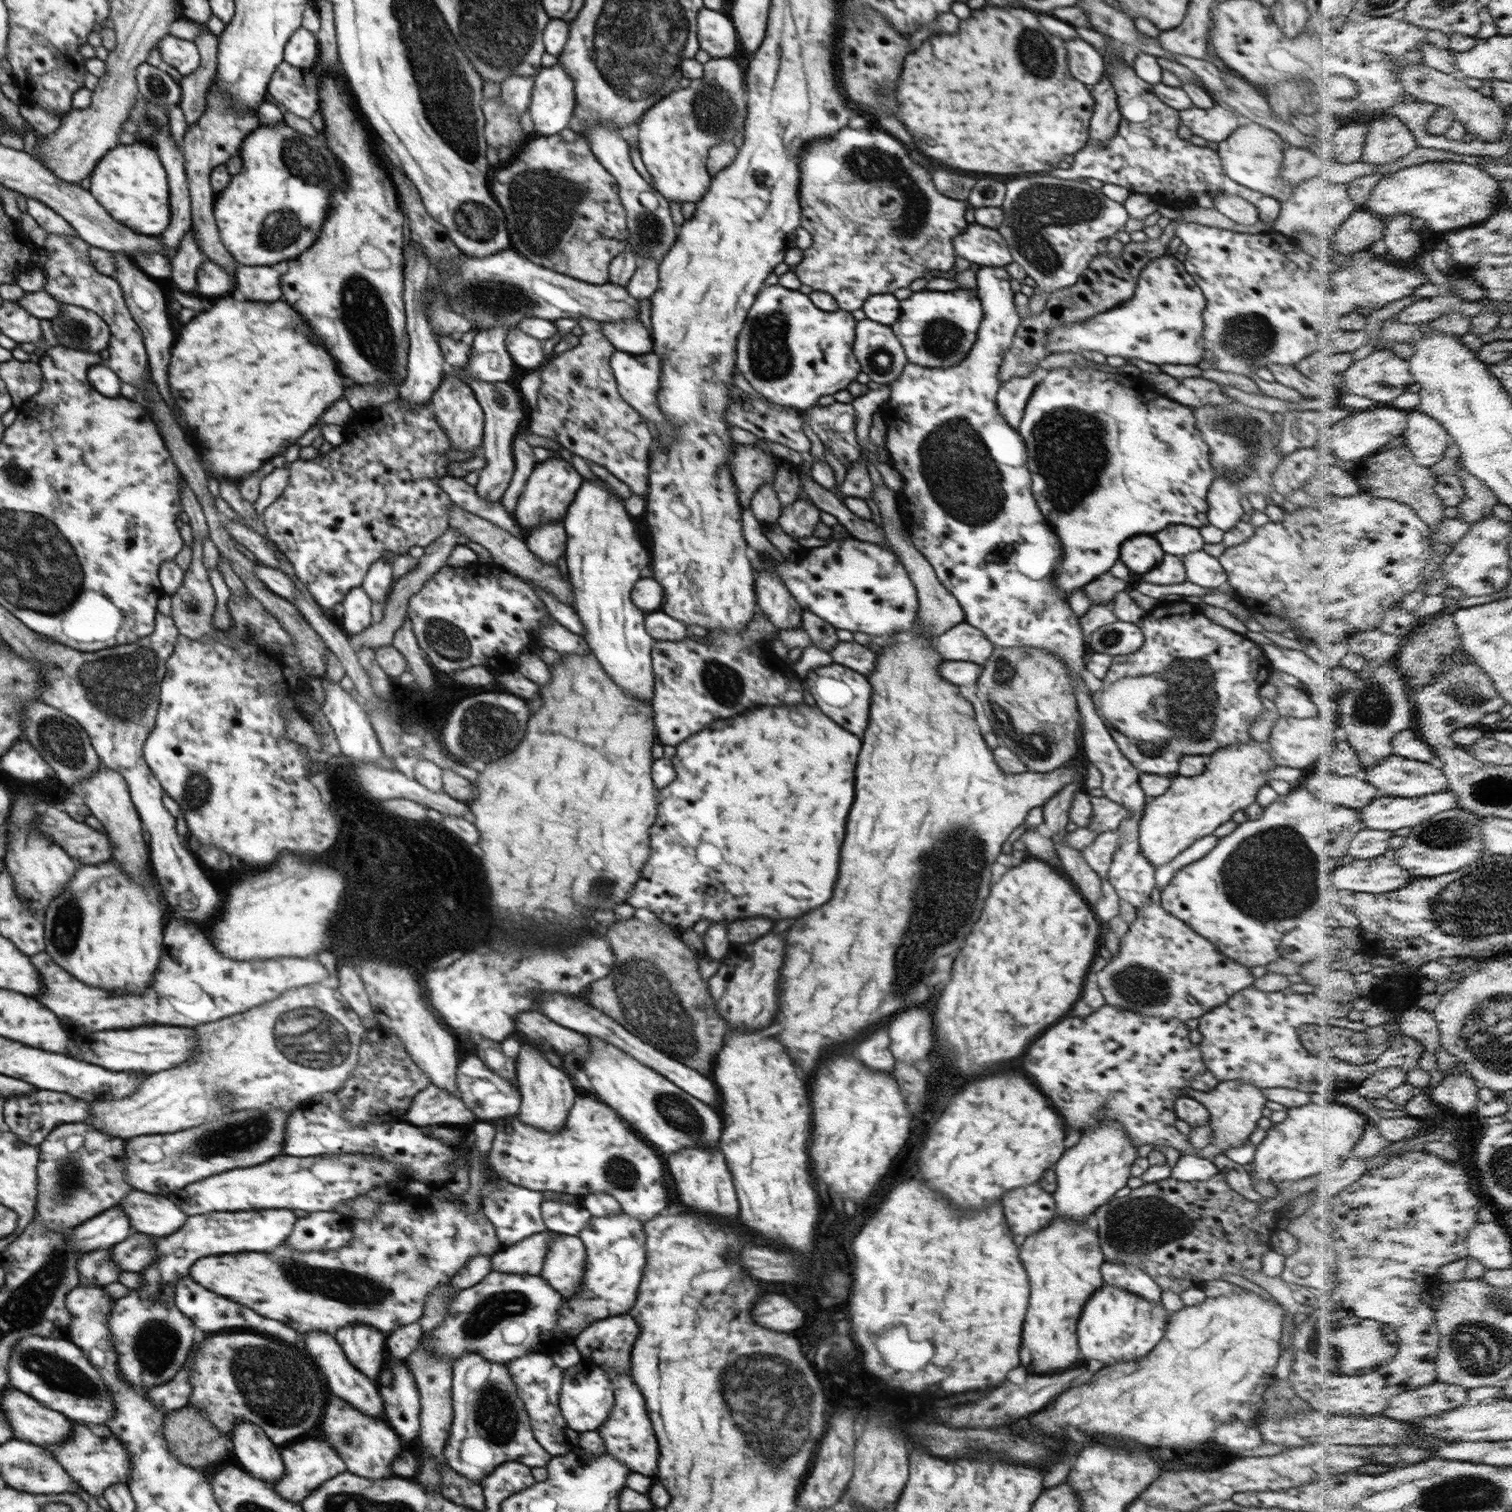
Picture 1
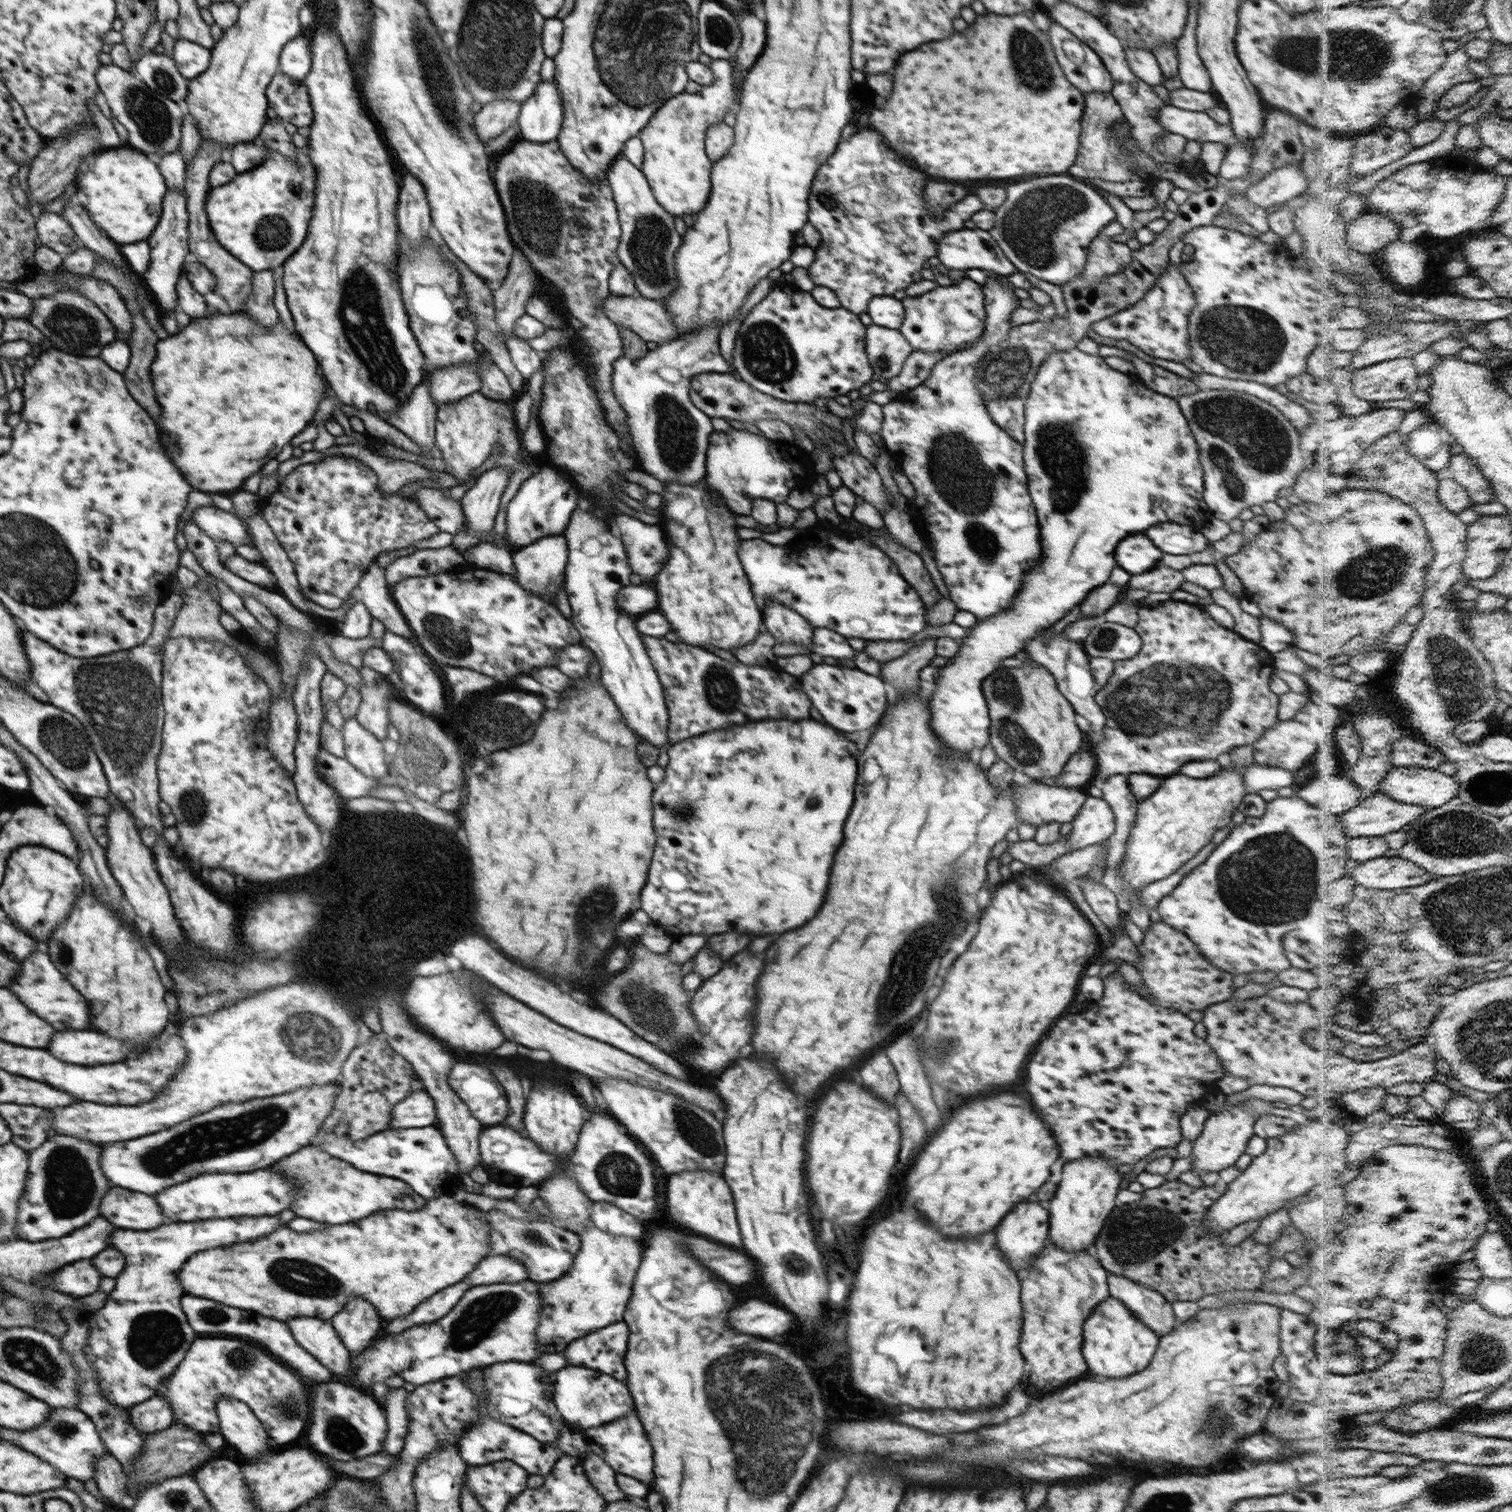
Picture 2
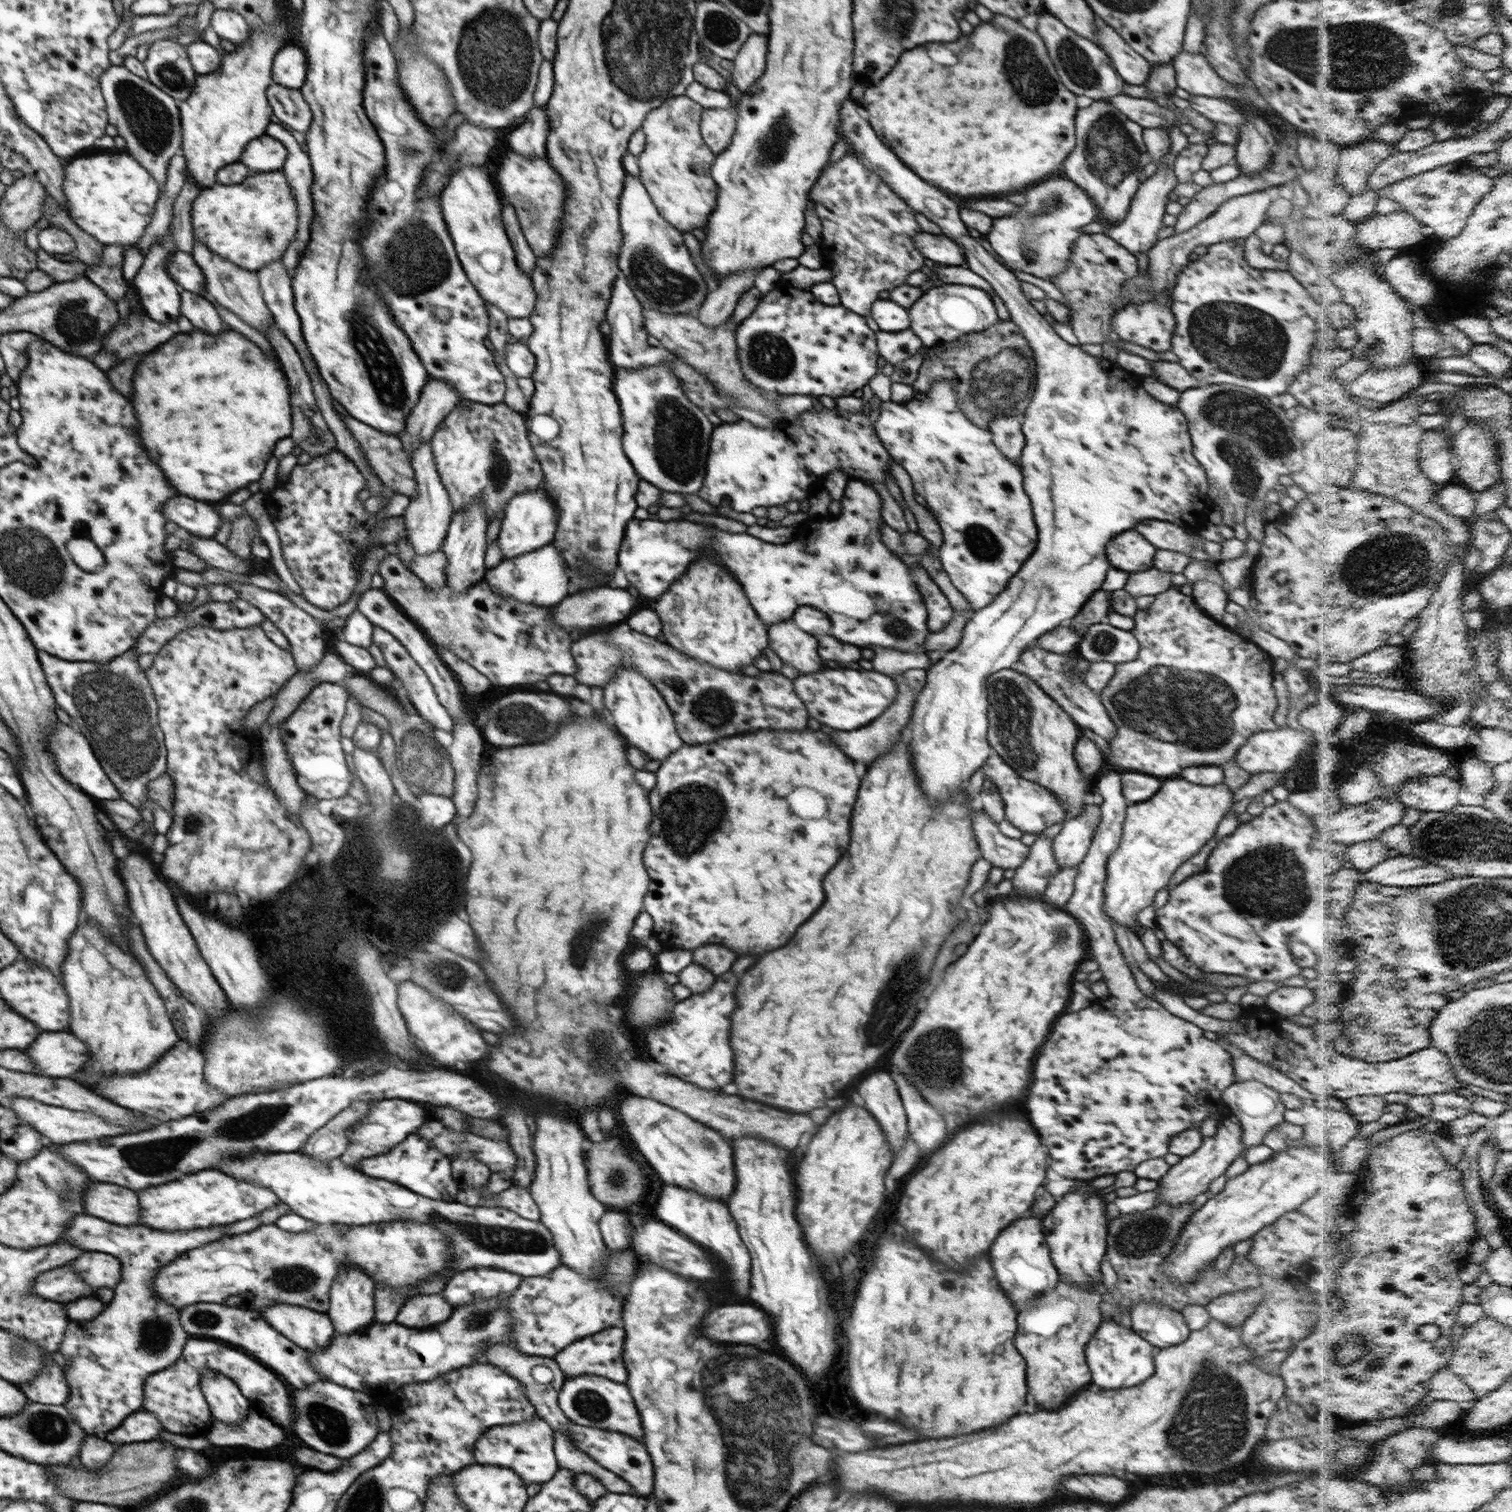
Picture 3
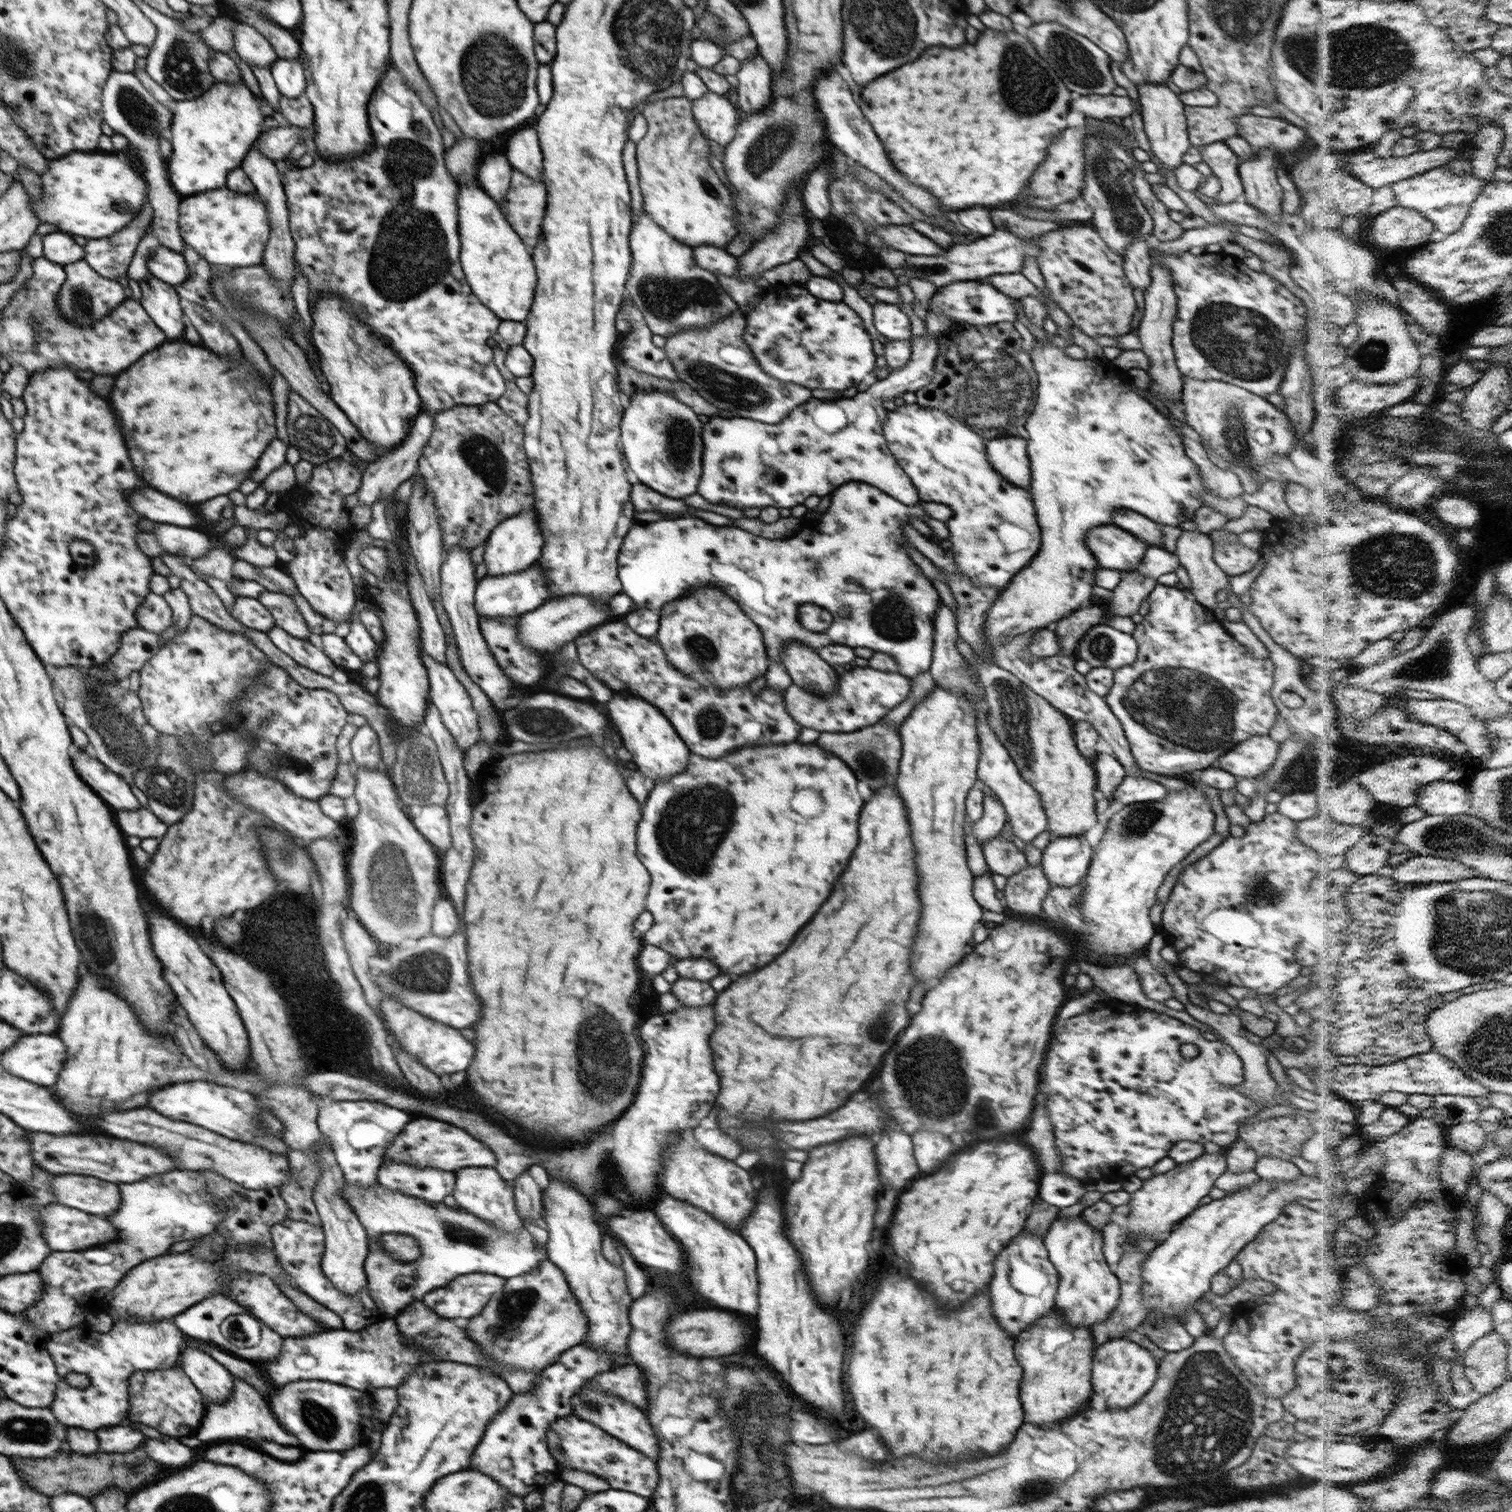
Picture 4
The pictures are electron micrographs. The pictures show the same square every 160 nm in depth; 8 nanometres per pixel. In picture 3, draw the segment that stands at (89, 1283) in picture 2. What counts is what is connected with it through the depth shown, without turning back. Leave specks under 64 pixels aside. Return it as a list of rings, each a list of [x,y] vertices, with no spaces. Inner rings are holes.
[[[68,1264],[38,1275],[31,1287],[46,1302],[58,1304],[70,1304],[80,1297],[94,1295],[94,1290],[90,1290],[90,1286],[79,1274],[74,1274]]]

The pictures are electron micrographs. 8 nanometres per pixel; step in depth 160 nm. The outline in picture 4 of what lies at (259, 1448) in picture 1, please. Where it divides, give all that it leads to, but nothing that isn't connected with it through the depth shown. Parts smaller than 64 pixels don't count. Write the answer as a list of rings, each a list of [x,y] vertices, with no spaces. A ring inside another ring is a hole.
[[[184,1346],[181,1350],[182,1369],[206,1403],[223,1403],[233,1391],[234,1378],[217,1360],[198,1348]]]

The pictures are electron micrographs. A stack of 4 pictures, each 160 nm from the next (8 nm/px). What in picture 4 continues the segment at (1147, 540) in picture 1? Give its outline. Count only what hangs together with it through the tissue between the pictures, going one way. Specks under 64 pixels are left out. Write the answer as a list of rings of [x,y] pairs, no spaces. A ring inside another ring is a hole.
[[[1112,524],[1092,528],[1090,534],[1086,534],[1086,546],[1096,556],[1098,564],[1110,570],[1134,570],[1146,552],[1144,542],[1136,540],[1130,532]]]

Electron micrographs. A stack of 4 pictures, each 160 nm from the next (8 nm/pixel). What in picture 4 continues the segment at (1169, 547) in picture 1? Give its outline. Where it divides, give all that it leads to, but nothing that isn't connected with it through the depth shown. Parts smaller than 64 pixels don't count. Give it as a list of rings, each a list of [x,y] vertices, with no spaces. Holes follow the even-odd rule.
[[[1118,509],[1112,516],[1112,522],[1124,530],[1128,530],[1130,534],[1134,534],[1136,538],[1140,538],[1142,542],[1150,542],[1150,546],[1154,546],[1156,542],[1160,542],[1158,546],[1163,546],[1163,532],[1157,523],[1146,516],[1137,512],[1130,512],[1128,509]]]

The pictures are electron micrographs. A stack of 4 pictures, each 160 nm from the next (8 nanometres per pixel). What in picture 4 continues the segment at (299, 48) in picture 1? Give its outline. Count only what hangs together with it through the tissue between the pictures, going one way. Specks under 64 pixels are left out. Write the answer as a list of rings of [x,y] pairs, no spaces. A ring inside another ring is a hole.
[[[302,57],[295,58],[295,60],[278,58],[276,62],[273,62],[270,70],[282,96],[296,98],[305,94],[307,84],[303,73],[303,60]]]

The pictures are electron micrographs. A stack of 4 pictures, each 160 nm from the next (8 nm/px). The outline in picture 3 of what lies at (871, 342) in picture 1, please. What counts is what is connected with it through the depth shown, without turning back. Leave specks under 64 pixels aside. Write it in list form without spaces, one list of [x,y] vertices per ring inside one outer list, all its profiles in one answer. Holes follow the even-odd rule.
[[[910,328],[900,332],[880,330],[876,334],[879,357],[893,366],[914,356],[923,347],[922,340]]]

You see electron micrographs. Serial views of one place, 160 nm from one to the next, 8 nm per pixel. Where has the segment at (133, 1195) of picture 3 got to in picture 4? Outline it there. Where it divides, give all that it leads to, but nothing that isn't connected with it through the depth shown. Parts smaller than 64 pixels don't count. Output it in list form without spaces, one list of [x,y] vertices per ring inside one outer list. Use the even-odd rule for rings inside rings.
[[[56,1175],[49,1183],[58,1203],[88,1214],[108,1218],[121,1204],[119,1185],[96,1177]]]

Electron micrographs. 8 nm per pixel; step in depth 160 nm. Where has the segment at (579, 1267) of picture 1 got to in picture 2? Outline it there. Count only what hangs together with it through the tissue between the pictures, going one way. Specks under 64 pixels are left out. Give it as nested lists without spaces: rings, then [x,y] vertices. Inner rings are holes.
[[[496,1209],[483,1212],[483,1217],[490,1227],[490,1254],[503,1254],[519,1260],[527,1268],[529,1279],[538,1283],[558,1280],[571,1267],[581,1247],[579,1235],[544,1220],[523,1221]]]

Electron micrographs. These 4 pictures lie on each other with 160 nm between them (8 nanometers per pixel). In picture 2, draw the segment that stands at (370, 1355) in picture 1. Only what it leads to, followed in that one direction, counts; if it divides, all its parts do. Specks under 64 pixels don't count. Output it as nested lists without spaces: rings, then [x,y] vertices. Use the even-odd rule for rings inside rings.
[[[360,1295],[349,1296],[346,1306],[332,1318],[331,1324],[354,1357],[362,1354],[385,1331],[376,1307]]]

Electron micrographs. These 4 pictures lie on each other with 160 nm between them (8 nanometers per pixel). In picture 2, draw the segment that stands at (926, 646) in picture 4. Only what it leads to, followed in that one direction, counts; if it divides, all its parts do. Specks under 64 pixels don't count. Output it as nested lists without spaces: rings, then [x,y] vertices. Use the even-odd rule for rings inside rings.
[[[619,514],[615,526],[624,543],[632,572],[652,584],[668,560],[669,546],[660,524],[647,524],[636,517]],[[859,535],[828,538],[828,544],[814,544],[810,548],[791,549],[772,545],[759,538],[740,540],[740,562],[752,586],[758,608],[765,609],[767,598],[775,600],[806,618],[813,628],[830,628],[846,638],[864,640],[905,641],[925,628],[928,608],[914,587],[899,573],[894,561],[874,543]]]

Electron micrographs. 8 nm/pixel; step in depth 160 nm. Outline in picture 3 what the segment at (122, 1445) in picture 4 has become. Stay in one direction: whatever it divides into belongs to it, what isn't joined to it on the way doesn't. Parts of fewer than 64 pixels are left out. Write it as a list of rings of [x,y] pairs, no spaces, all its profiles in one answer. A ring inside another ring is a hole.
[[[145,1409],[136,1411],[128,1416],[119,1427],[112,1432],[103,1434],[103,1438],[113,1446],[136,1442],[149,1442],[158,1438],[158,1433],[163,1432],[160,1421]]]

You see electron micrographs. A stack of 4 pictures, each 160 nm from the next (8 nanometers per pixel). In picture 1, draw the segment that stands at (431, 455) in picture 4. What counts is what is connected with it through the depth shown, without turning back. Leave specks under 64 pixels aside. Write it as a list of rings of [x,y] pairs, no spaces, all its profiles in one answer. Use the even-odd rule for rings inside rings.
[[[446,374],[442,376],[442,385],[433,392],[431,398],[432,411],[436,421],[447,434],[453,448],[460,452],[480,452],[483,446],[483,428],[485,415],[480,407],[474,391],[464,381],[454,379]]]

